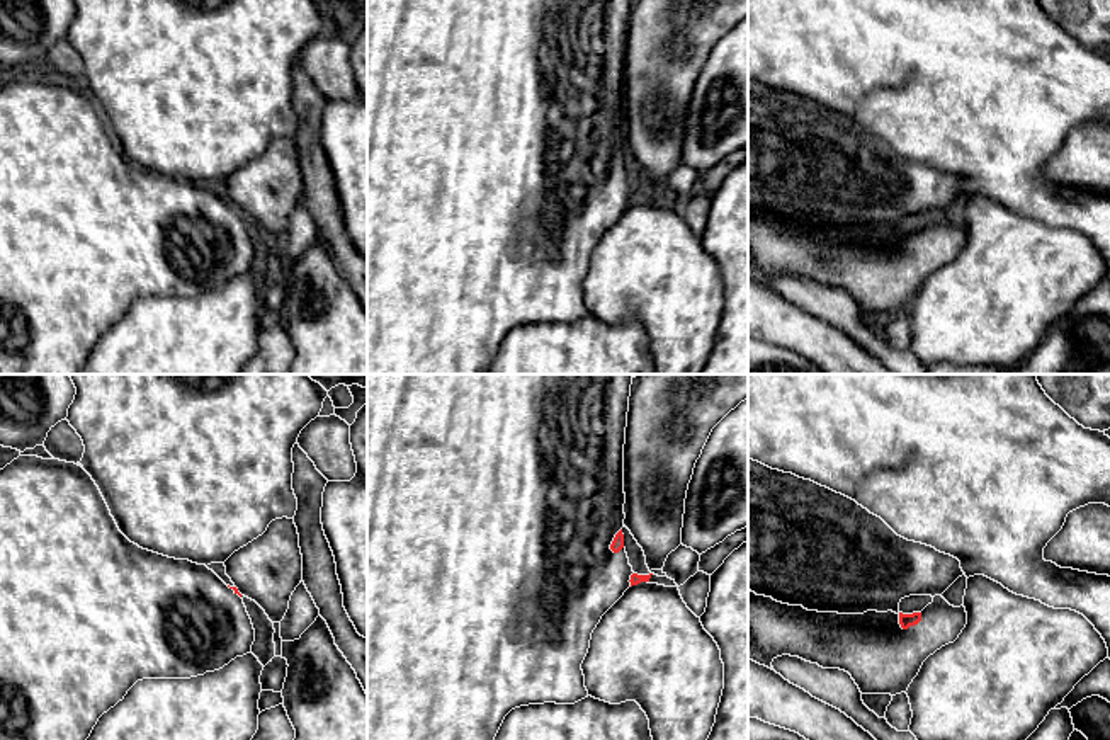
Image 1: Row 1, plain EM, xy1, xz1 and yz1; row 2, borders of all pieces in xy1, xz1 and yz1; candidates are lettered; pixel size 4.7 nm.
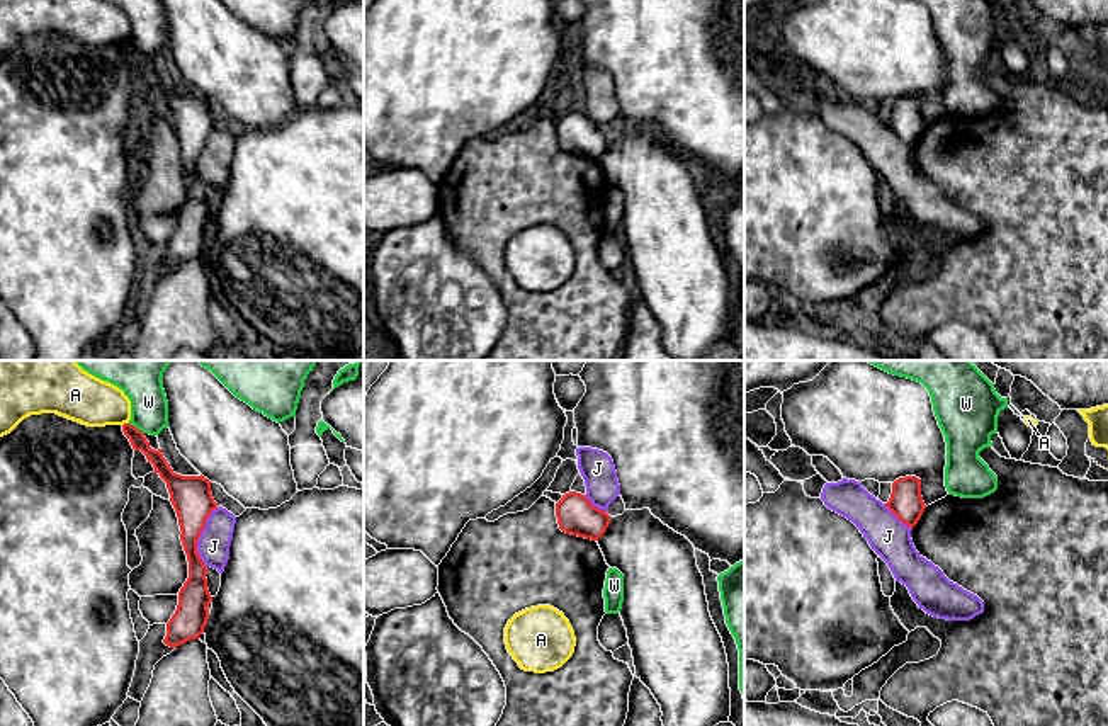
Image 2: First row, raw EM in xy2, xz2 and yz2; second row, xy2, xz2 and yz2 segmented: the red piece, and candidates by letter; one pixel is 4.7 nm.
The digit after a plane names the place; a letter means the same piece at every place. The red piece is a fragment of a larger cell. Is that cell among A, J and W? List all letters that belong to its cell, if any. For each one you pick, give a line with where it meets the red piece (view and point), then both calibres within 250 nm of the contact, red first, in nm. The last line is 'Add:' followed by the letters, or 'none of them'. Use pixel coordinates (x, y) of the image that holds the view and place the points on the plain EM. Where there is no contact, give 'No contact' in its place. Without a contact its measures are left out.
Add: none of them

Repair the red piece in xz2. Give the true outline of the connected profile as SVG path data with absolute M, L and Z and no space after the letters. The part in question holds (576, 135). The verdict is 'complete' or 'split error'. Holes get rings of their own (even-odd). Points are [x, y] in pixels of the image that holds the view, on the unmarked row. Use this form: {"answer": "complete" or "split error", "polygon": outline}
{"answer": "complete", "polygon": "M569 111L556 122L559 148L566 153L598 160L608 143L610 134L586 117L586 114Z"}

